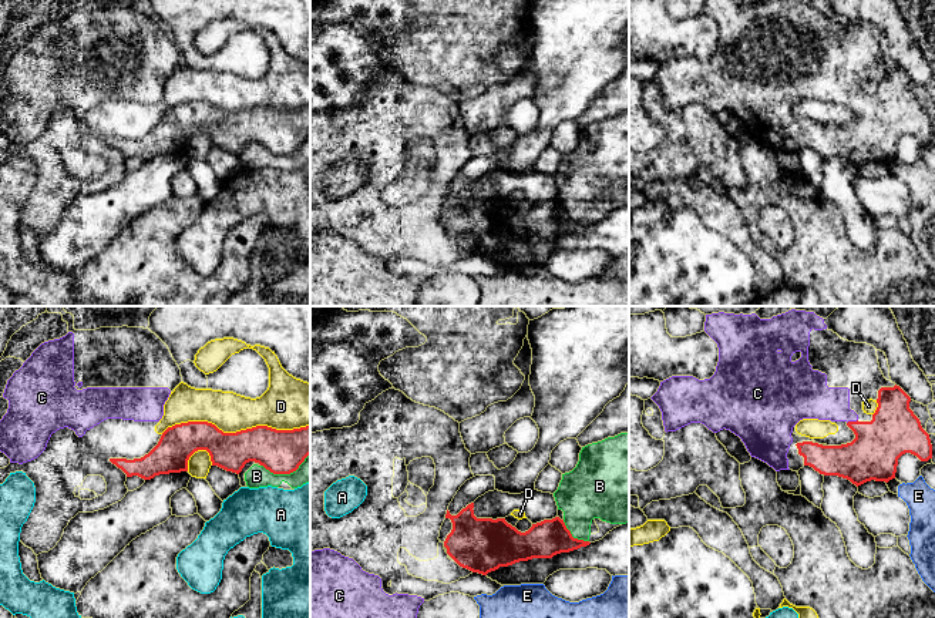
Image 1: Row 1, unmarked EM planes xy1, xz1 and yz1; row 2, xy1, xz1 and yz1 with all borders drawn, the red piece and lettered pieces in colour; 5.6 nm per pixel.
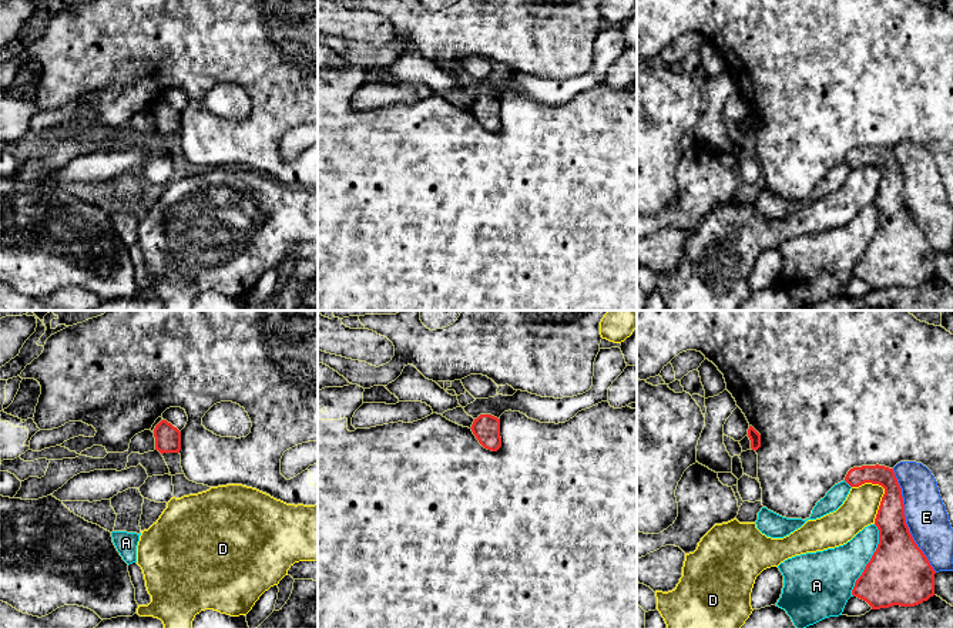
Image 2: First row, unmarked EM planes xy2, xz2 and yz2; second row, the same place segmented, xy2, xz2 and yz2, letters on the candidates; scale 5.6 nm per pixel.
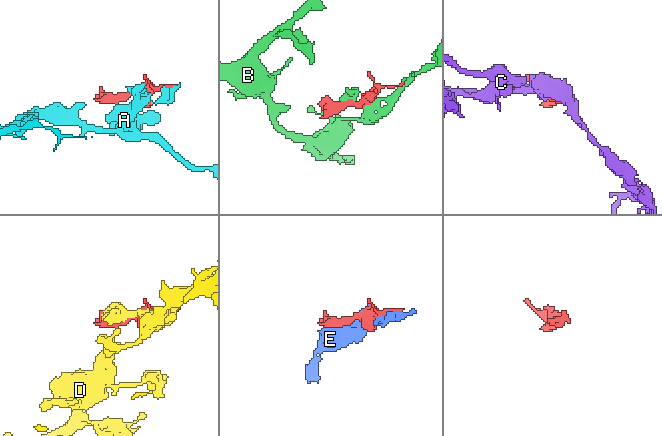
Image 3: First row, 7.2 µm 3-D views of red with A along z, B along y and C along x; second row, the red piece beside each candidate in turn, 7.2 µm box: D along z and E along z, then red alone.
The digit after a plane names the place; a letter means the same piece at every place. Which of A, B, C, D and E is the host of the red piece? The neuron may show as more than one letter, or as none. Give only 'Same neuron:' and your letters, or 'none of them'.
Same neuron: C

